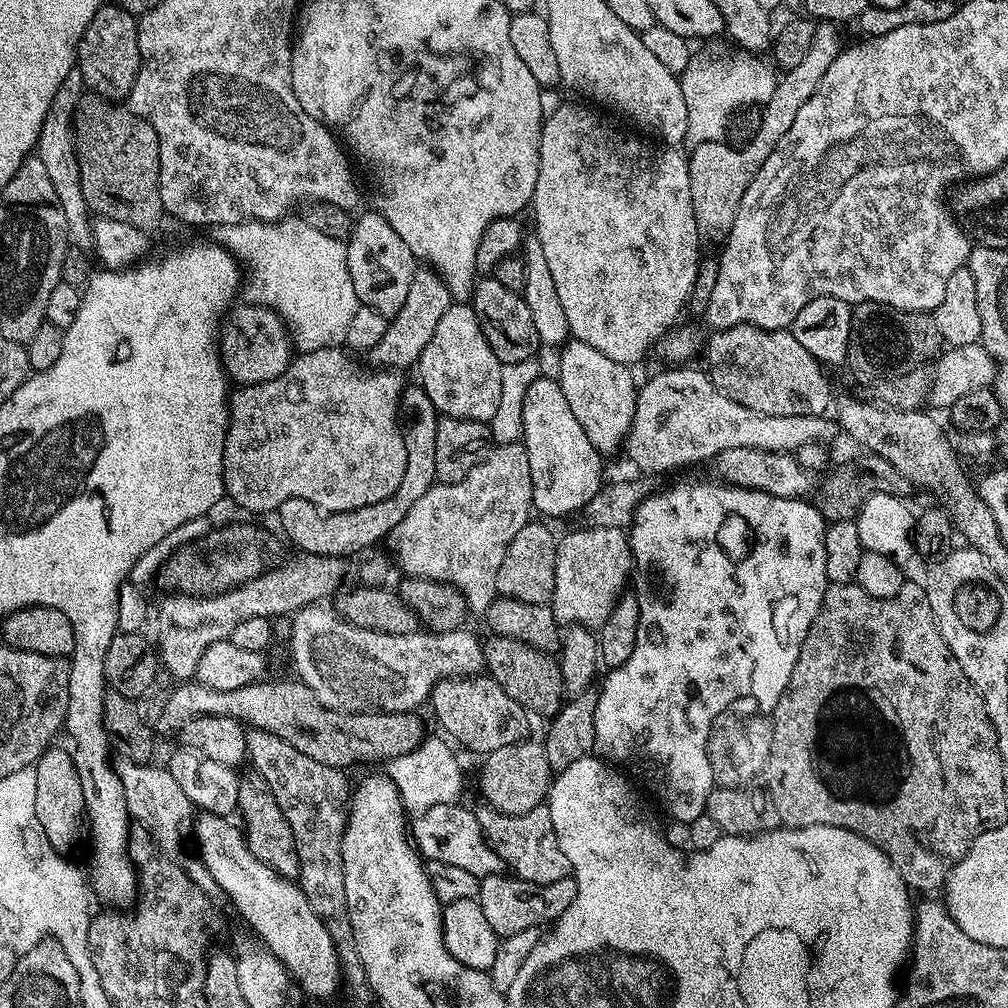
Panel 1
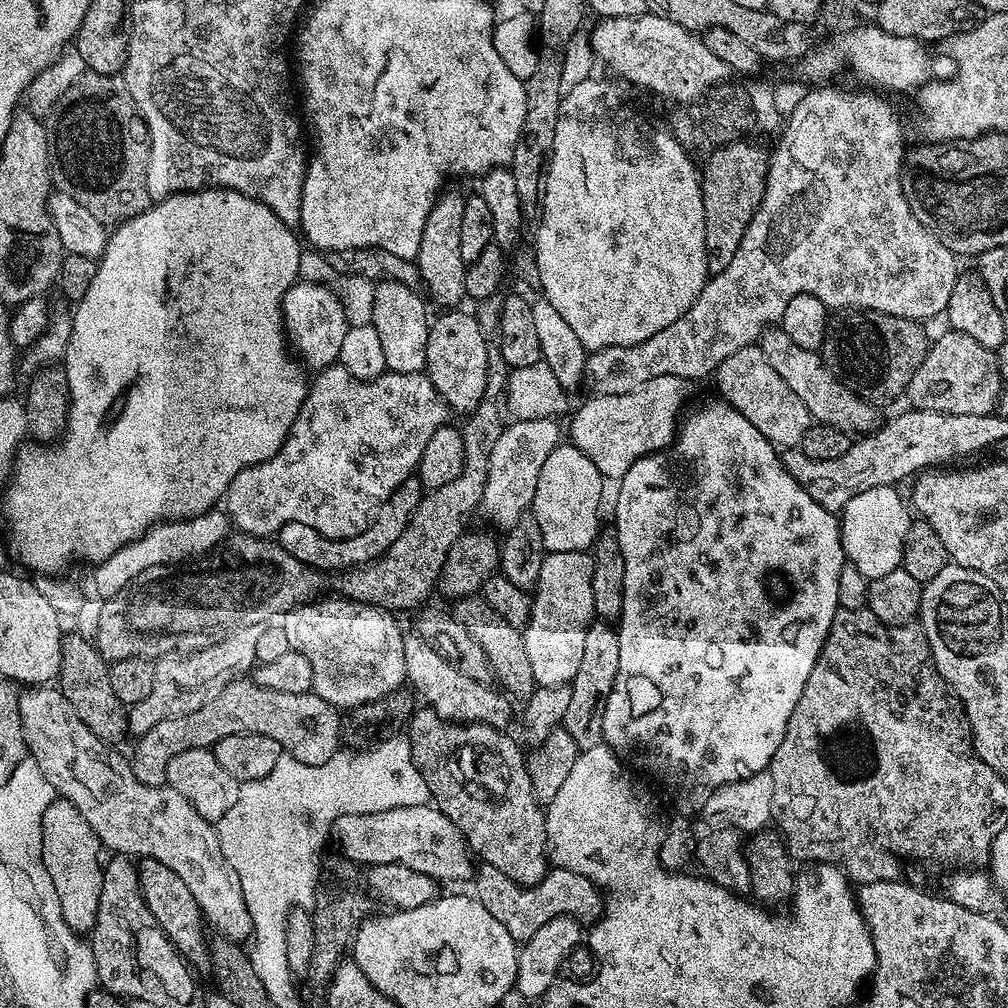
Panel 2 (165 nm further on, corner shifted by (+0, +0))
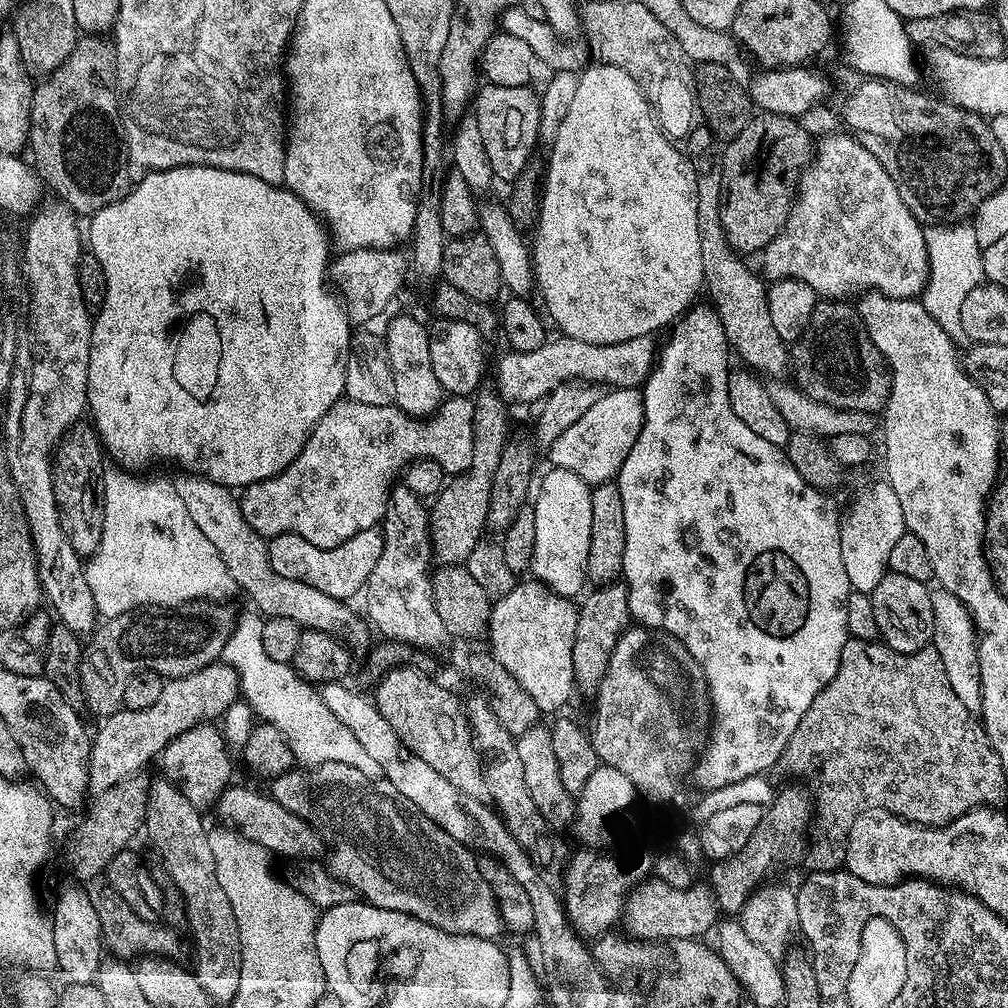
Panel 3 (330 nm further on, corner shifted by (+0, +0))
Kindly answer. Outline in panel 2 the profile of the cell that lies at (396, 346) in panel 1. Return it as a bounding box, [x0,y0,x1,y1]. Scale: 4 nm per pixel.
[414,191,466,306]

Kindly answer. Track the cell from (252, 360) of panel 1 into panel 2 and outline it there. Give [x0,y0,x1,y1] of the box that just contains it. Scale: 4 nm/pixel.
[282,282,350,370]

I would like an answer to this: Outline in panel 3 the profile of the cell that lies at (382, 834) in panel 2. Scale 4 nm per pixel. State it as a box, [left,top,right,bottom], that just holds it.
[215,786,321,858]

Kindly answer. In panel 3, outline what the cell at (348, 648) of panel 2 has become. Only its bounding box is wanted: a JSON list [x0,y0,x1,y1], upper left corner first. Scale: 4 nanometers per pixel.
[174,474,370,653]

